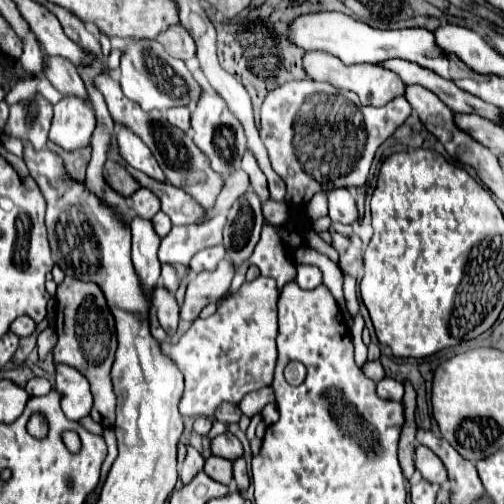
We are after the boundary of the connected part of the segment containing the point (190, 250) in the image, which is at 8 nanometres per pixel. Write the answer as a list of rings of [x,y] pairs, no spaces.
[[[216,215],[202,225],[174,227],[160,243],[158,257],[162,263],[184,263],[188,265],[192,255],[200,249],[222,243],[222,229],[226,215]]]

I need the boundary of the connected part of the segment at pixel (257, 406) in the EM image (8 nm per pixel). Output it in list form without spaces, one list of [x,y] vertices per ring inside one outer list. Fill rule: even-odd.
[[[264,387],[264,389],[260,389],[260,391],[248,393],[248,397],[244,397],[238,407],[240,407],[240,411],[246,413],[248,417],[254,417],[254,415],[260,413],[260,409],[262,409],[266,403],[270,403],[270,401],[274,401],[274,391],[272,391],[272,387]]]

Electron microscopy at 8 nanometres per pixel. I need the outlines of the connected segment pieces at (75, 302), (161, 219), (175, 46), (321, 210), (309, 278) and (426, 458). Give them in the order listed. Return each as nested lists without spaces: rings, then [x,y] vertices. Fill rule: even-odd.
[[[64,277],[64,281],[56,289],[56,335],[58,343],[54,347],[54,361],[76,367],[88,381],[94,395],[94,411],[100,419],[96,419],[102,427],[114,425],[114,405],[116,393],[110,379],[110,369],[114,363],[114,353],[118,347],[116,341],[116,323],[110,313],[110,307],[104,299],[102,289],[96,283],[86,283],[74,277]]]
[[[162,211],[156,213],[156,217],[152,217],[152,225],[154,225],[154,231],[156,231],[160,237],[164,237],[164,235],[172,229],[172,223],[170,223],[168,215],[164,215]]]
[[[172,25],[168,31],[160,33],[160,35],[156,37],[156,41],[158,41],[172,57],[182,59],[182,61],[194,57],[194,53],[196,53],[196,45],[194,45],[190,33],[188,33],[186,29],[182,29],[182,25]]]
[[[317,193],[313,196],[310,203],[305,208],[305,214],[309,221],[315,220],[328,215],[328,202],[325,193]]]
[[[298,265],[296,271],[298,271],[296,283],[300,285],[300,289],[314,289],[322,283],[320,269],[316,269],[314,265]]]
[[[424,445],[416,447],[416,469],[422,473],[422,477],[430,483],[438,483],[442,485],[448,477],[446,477],[446,469],[442,465],[442,461]]]

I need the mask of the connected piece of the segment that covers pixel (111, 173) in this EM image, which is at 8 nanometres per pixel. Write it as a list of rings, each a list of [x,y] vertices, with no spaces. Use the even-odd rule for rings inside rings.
[[[106,161],[104,163],[104,179],[116,193],[120,193],[124,197],[132,195],[140,187],[138,181],[124,167],[116,165],[114,161]]]

